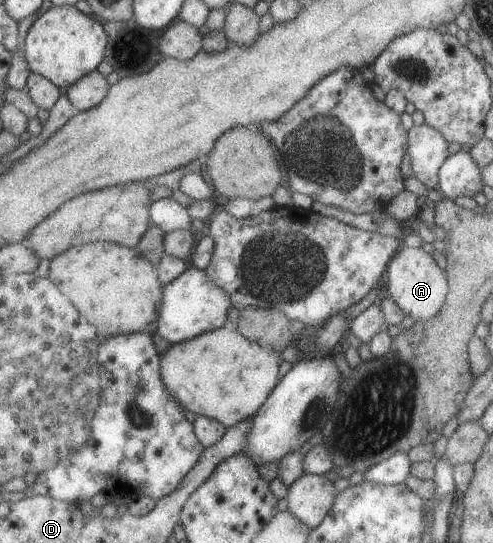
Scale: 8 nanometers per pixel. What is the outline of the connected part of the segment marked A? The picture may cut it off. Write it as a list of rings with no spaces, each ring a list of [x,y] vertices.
[[[401,245],[386,267],[382,293],[389,296],[396,306],[412,320],[424,321],[438,313],[447,295],[447,277],[436,265],[431,255],[419,248]]]

